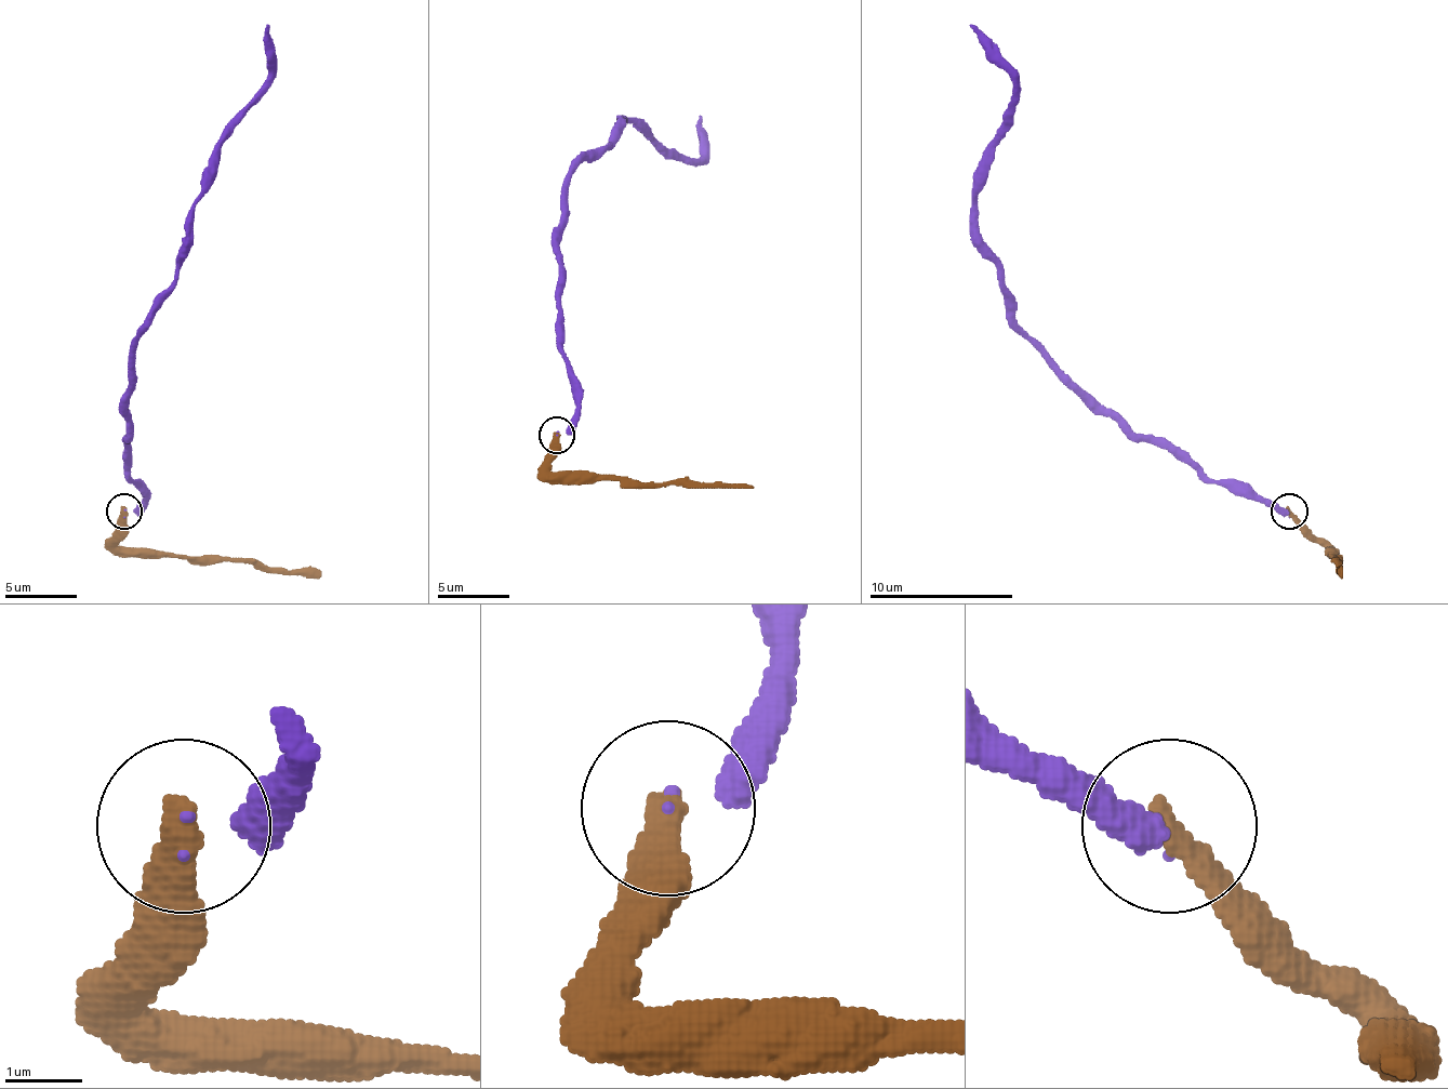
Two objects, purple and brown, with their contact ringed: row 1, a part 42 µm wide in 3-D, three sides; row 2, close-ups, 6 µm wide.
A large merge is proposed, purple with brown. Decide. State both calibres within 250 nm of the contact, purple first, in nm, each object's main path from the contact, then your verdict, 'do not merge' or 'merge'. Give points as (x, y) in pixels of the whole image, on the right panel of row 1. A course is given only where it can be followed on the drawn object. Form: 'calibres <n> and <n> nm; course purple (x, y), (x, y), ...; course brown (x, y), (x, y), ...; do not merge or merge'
calibres 170 and 400 nm; course purple (1286, 510), (1134, 442), (1015, 323), (977, 203), (1012, 67), (969, 24); course brown (1290, 510), (1337, 557), (1340, 575); merge

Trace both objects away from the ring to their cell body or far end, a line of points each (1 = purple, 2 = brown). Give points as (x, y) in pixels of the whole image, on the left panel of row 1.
1: (123, 510), (145, 500), (127, 460), (131, 341), (174, 279), (191, 203), (224, 124), (267, 78), (267, 24)
2: (123, 510), (123, 550), (253, 557), (271, 568), (321, 575)

